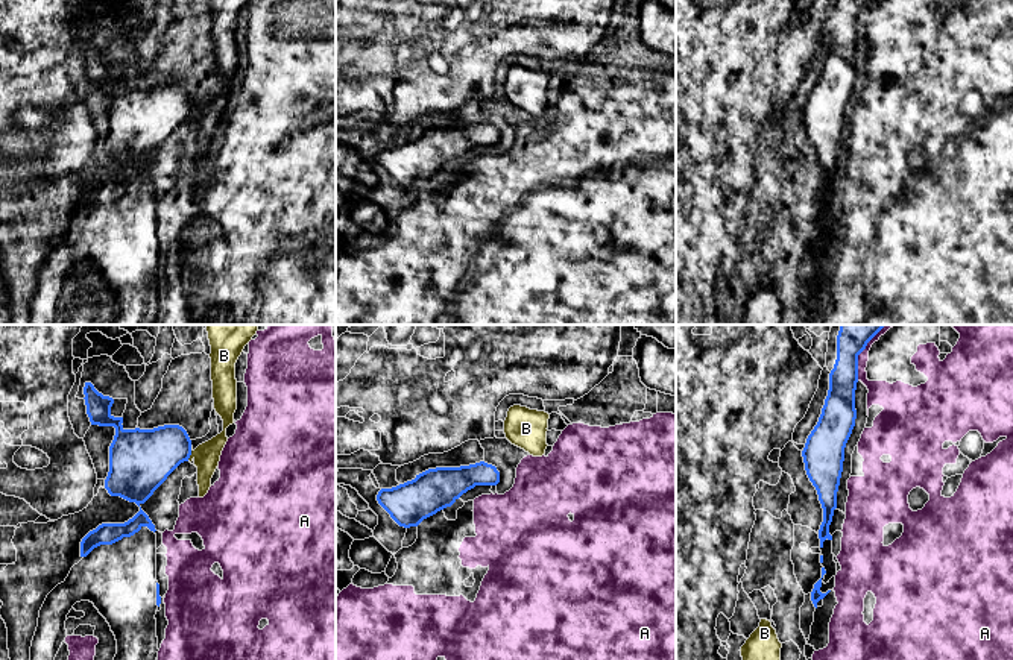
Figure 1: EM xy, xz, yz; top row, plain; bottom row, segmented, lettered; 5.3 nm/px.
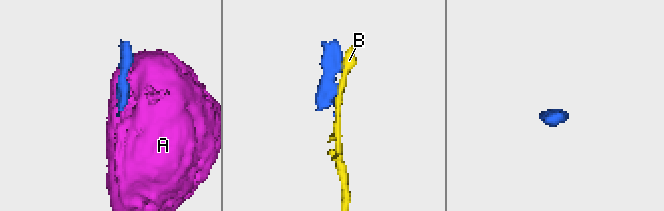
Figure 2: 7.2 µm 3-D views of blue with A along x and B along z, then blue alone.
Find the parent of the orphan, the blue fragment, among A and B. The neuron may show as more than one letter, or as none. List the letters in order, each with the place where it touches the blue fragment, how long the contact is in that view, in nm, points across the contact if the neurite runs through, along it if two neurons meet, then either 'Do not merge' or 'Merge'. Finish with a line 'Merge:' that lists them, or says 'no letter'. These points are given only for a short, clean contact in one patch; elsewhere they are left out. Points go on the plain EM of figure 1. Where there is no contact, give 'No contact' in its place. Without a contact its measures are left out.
A: Touches blue at yz (857, 20). Shared border 220 nm. Do not merge
B: Touches blue at xy (190, 114). Shared border 80 nm. Do not merge
Merge: no letter

